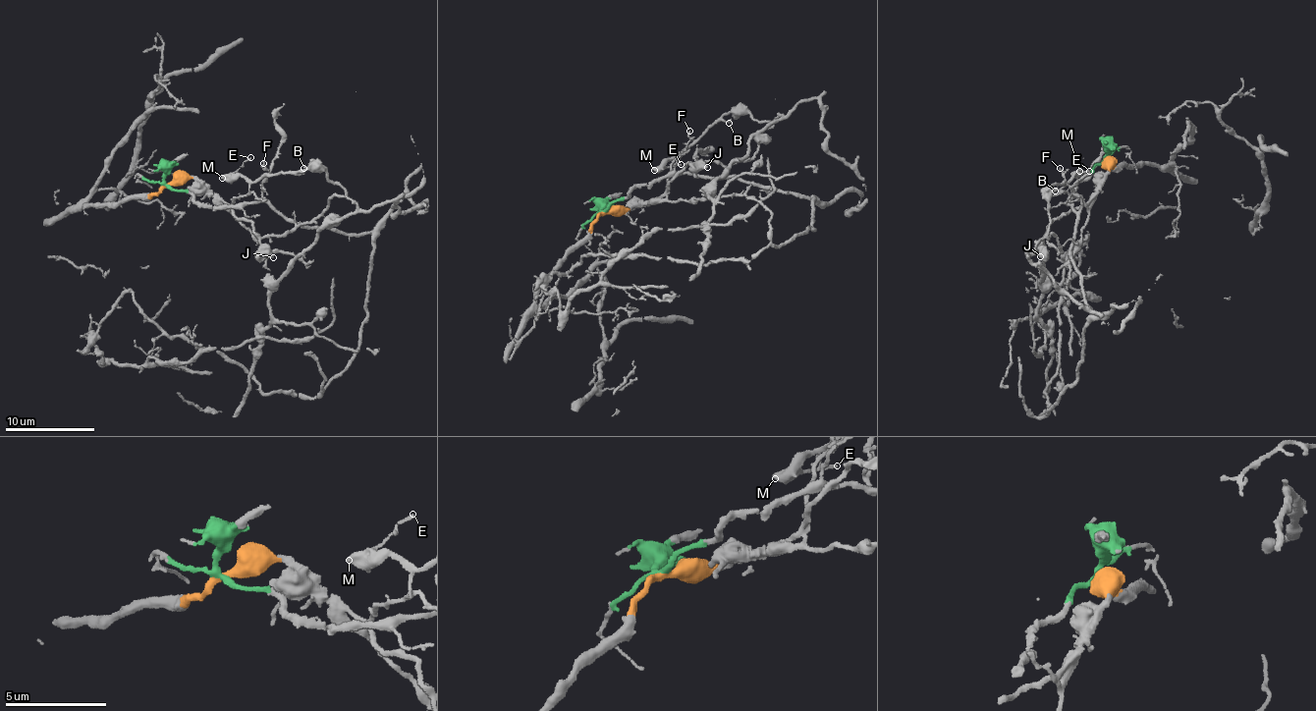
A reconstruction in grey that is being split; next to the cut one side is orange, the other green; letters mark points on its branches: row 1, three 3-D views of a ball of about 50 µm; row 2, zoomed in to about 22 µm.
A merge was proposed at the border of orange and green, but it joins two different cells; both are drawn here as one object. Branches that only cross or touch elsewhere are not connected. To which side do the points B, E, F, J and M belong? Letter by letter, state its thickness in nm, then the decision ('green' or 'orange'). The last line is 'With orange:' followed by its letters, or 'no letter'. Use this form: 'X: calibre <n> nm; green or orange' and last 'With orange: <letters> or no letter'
B: calibre 140 nm; green
E: calibre 120 nm; green
F: calibre 110 nm; green
J: calibre 480 nm; green
M: calibre 550 nm; green
With orange: no letter

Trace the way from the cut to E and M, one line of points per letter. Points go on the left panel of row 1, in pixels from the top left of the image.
E: (165, 183), (187, 191), (196, 200), (213, 207), (256, 202), (266, 175), (247, 181), (236, 176), (249, 157)
M: (165, 183), (187, 191), (196, 200), (213, 207), (258, 201), (268, 174), (252, 181), (231, 176), (222, 178)

